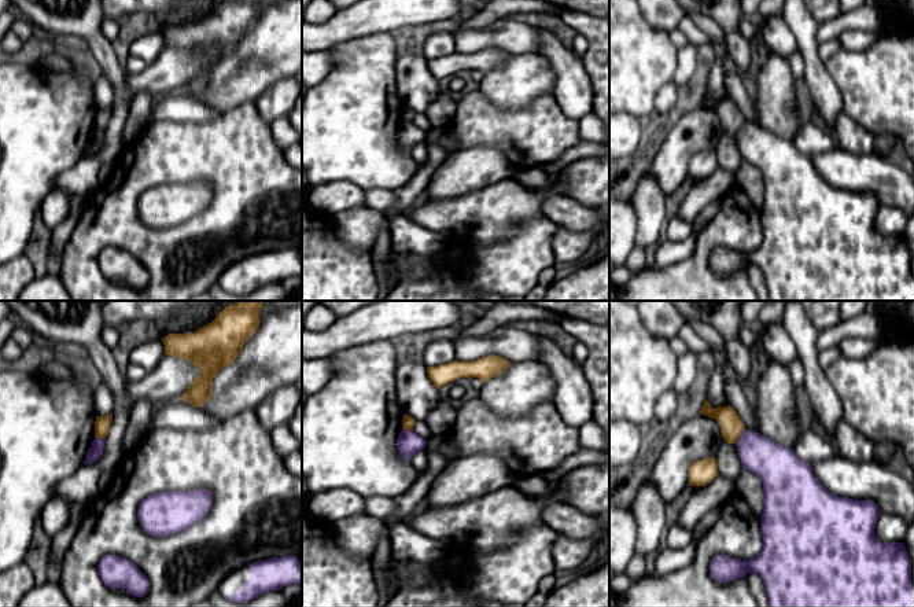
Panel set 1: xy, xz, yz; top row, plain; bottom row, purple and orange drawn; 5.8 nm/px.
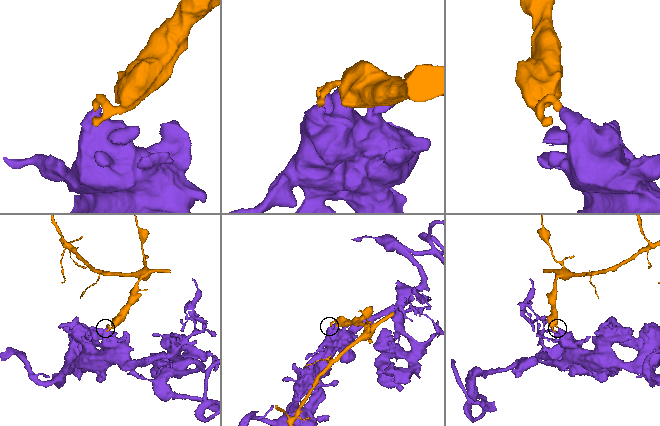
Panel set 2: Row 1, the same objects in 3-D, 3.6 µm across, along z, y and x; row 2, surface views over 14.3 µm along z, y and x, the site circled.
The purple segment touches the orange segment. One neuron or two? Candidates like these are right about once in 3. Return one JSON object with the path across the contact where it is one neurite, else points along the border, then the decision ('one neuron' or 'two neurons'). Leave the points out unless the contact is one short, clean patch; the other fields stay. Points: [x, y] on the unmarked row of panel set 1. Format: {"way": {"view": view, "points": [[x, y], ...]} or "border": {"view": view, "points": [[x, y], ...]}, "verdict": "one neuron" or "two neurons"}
{"border": {"view": "yz", "points": [[745, 121], [736, 136]]}, "verdict": "two neurons"}

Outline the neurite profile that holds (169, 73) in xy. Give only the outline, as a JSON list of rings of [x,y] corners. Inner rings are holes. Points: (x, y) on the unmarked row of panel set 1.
[[[165,47],[144,71],[128,74],[126,89],[132,100],[139,92],[148,92],[152,96],[180,92],[198,67],[199,59],[185,51]]]

